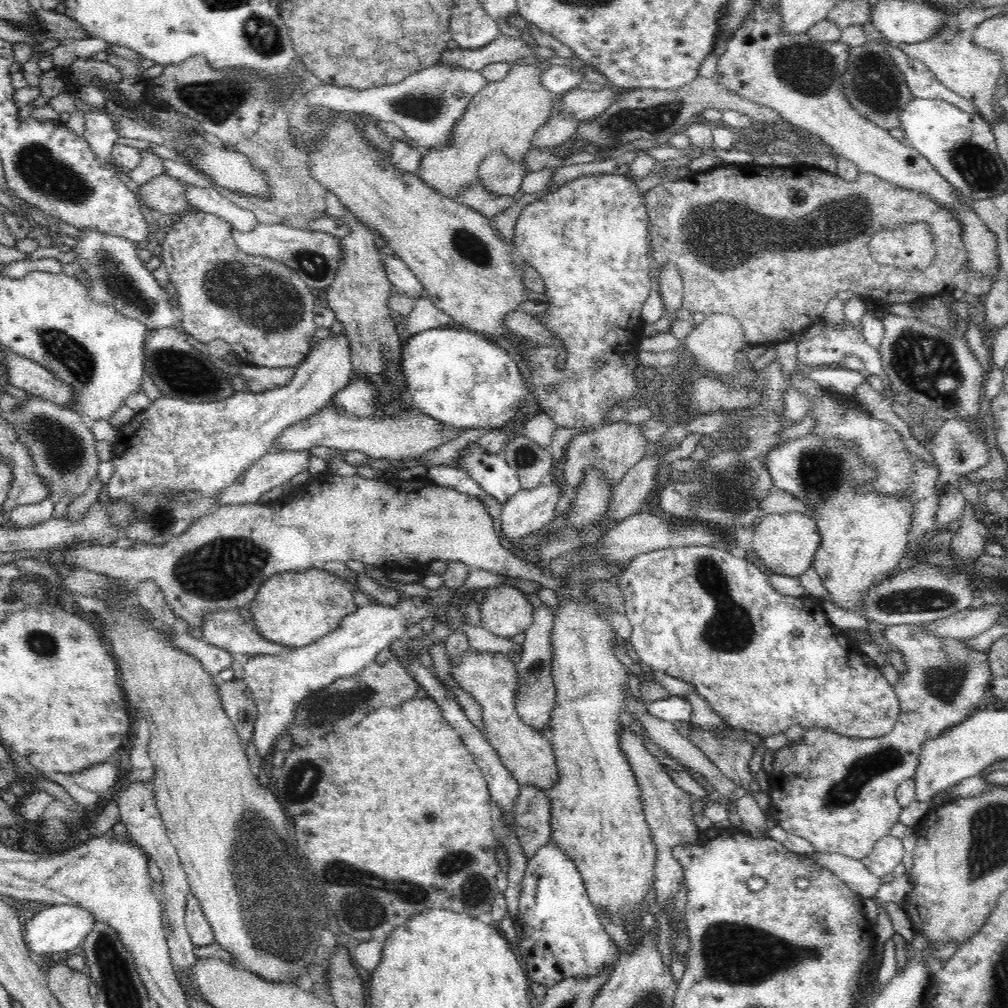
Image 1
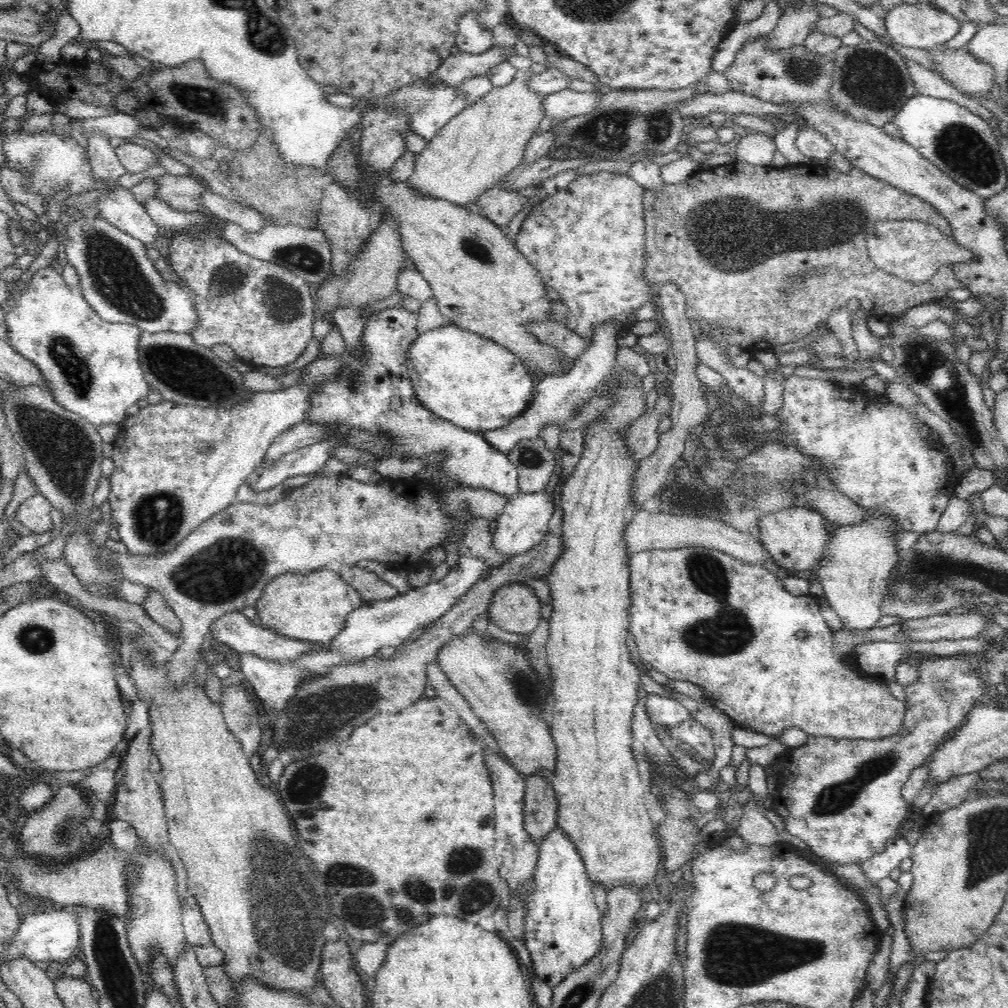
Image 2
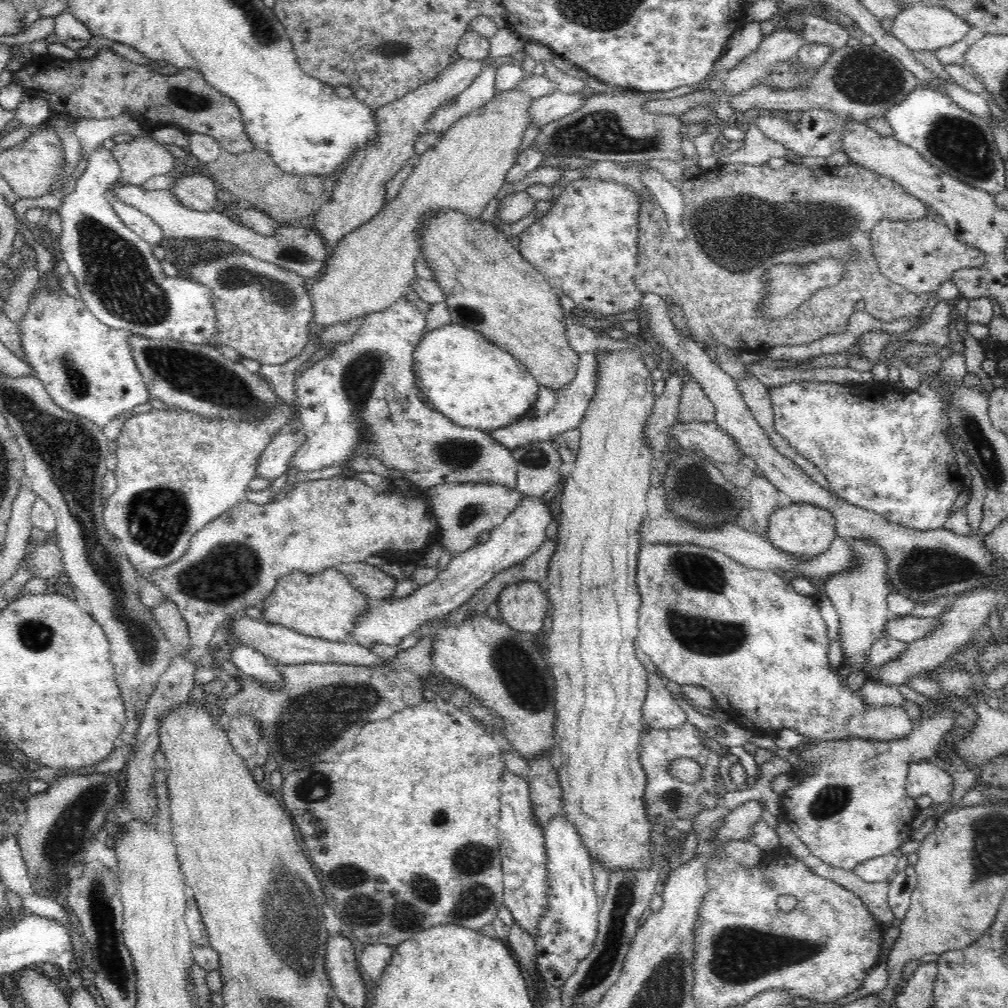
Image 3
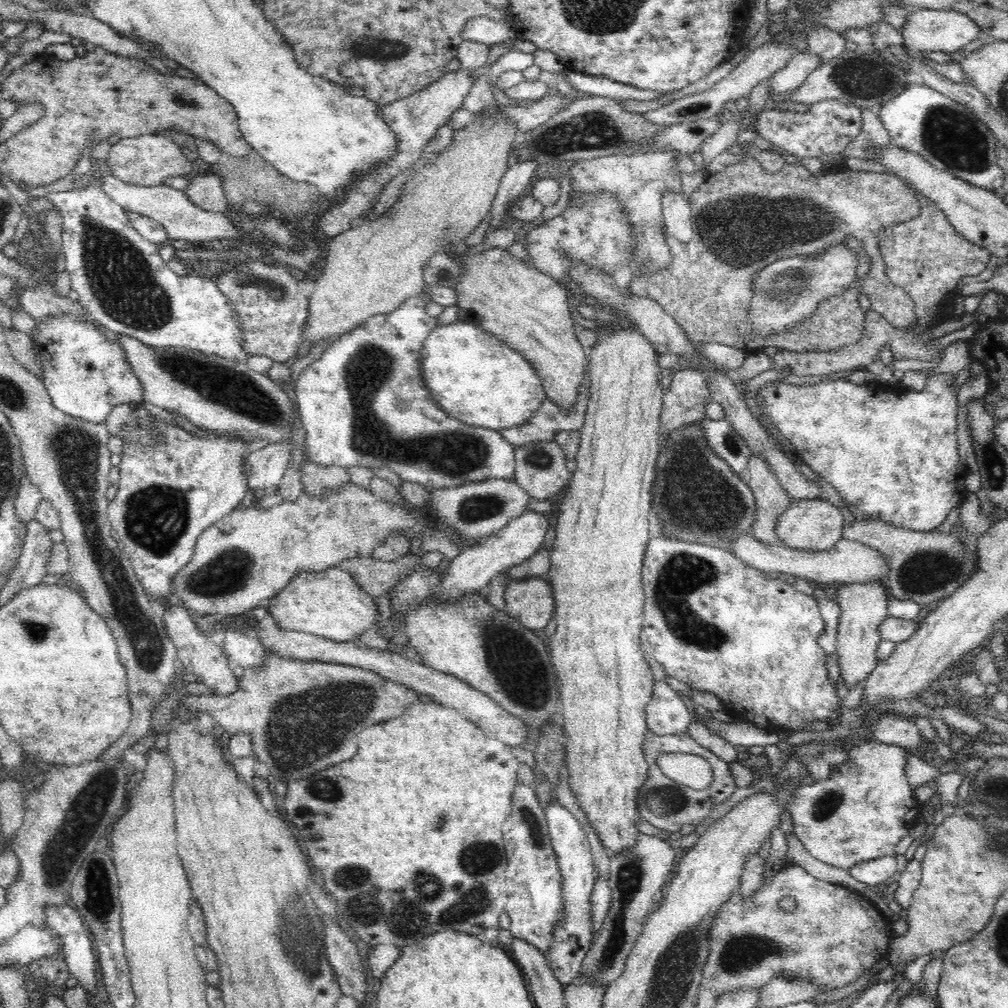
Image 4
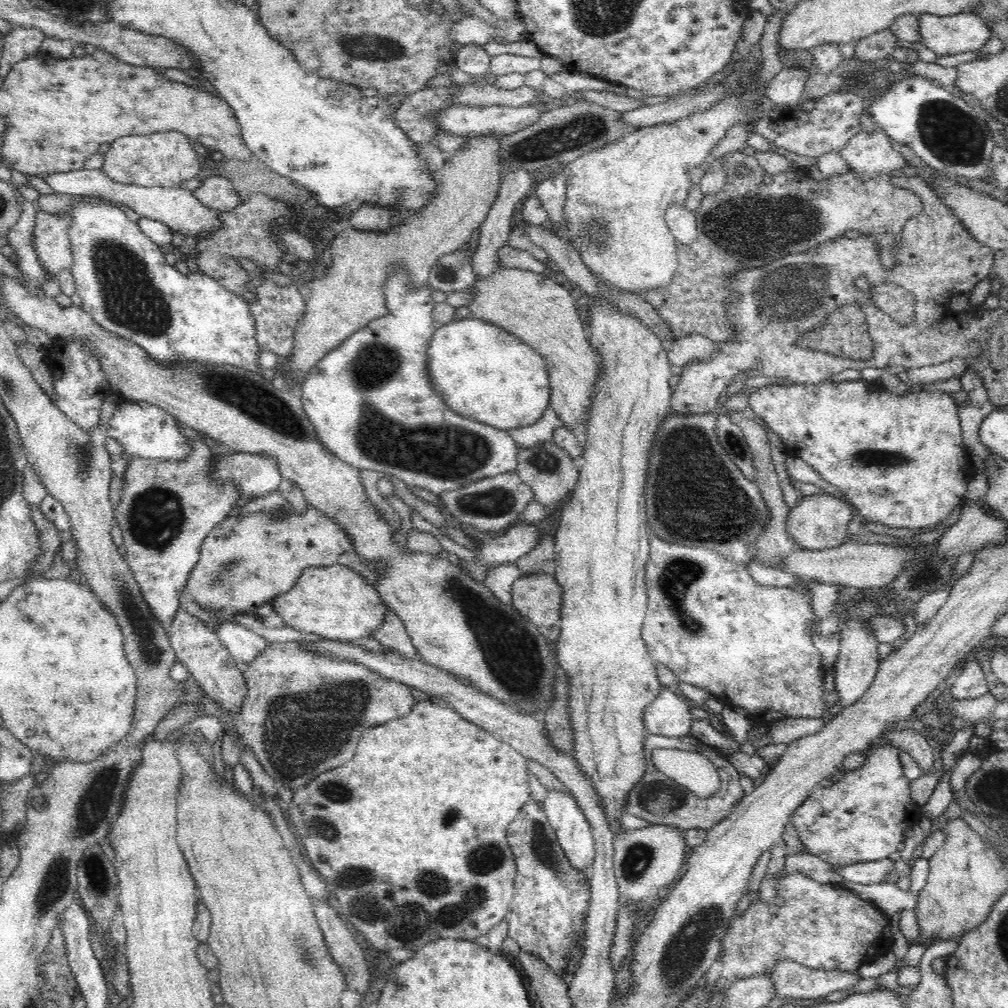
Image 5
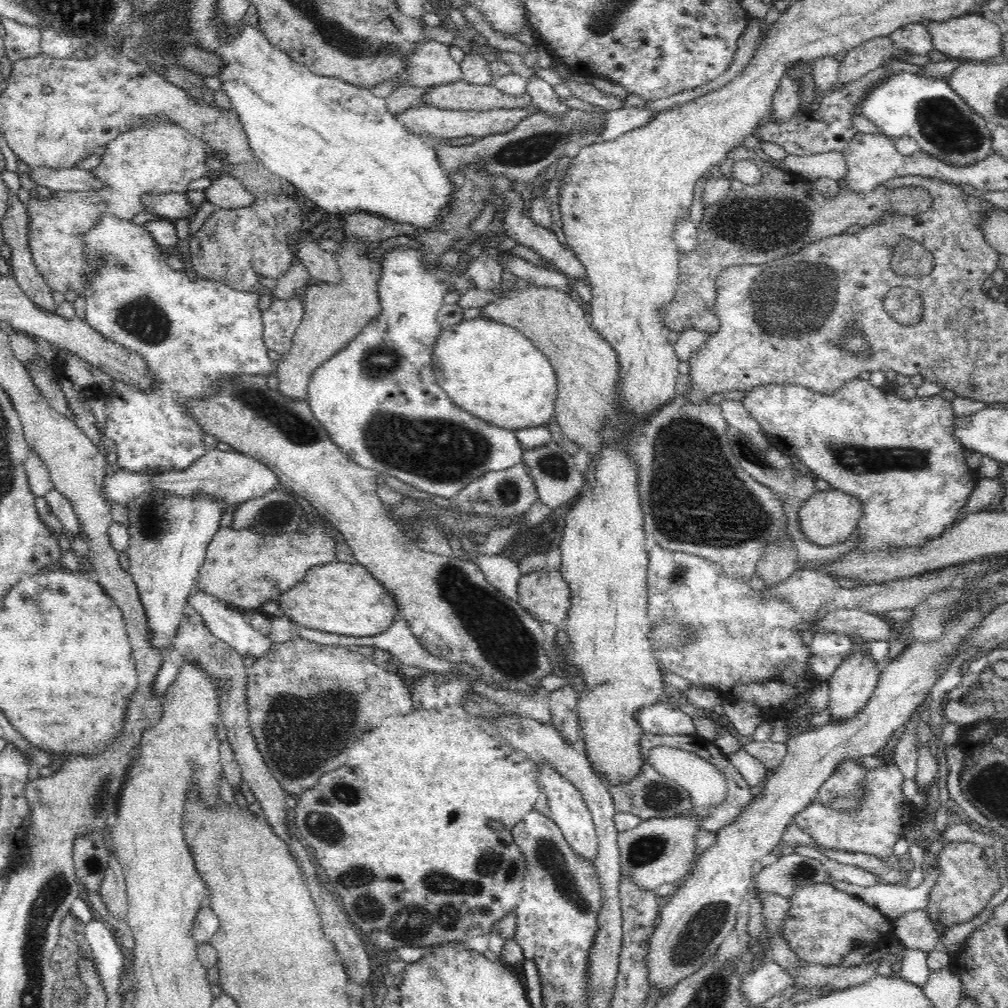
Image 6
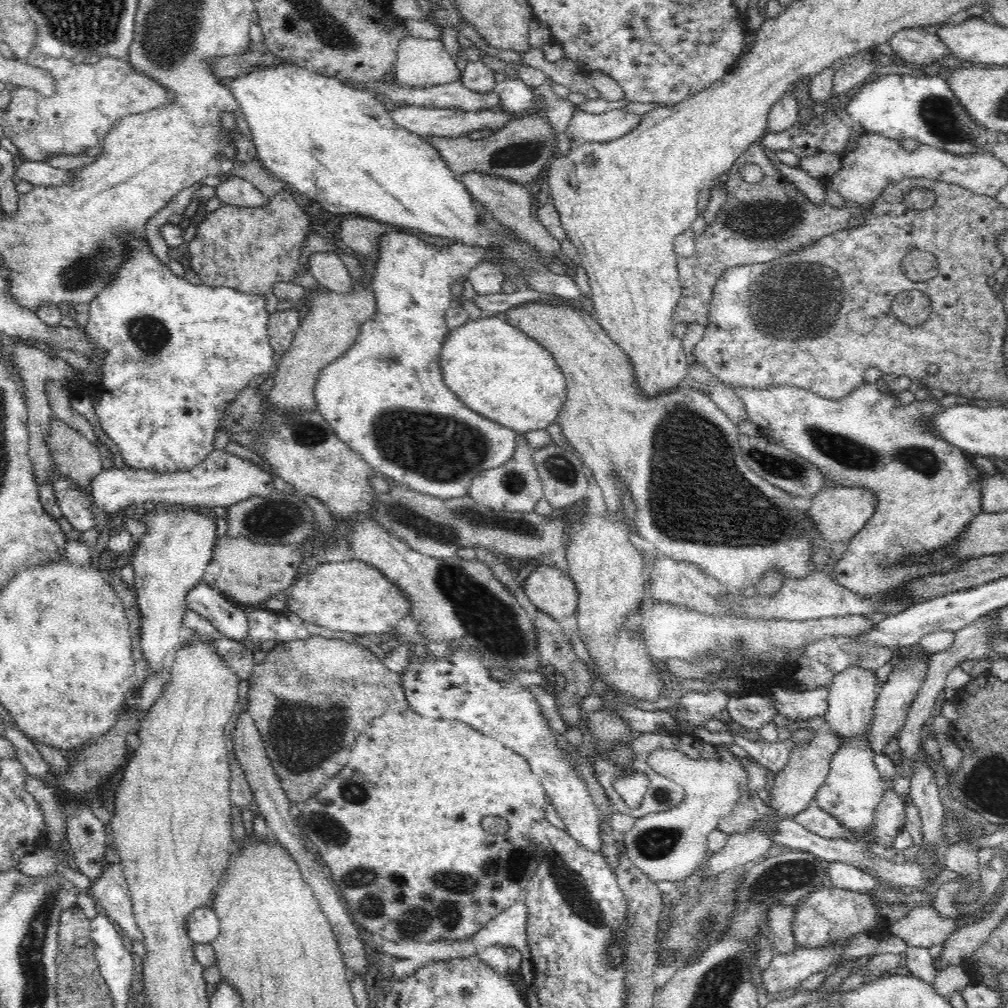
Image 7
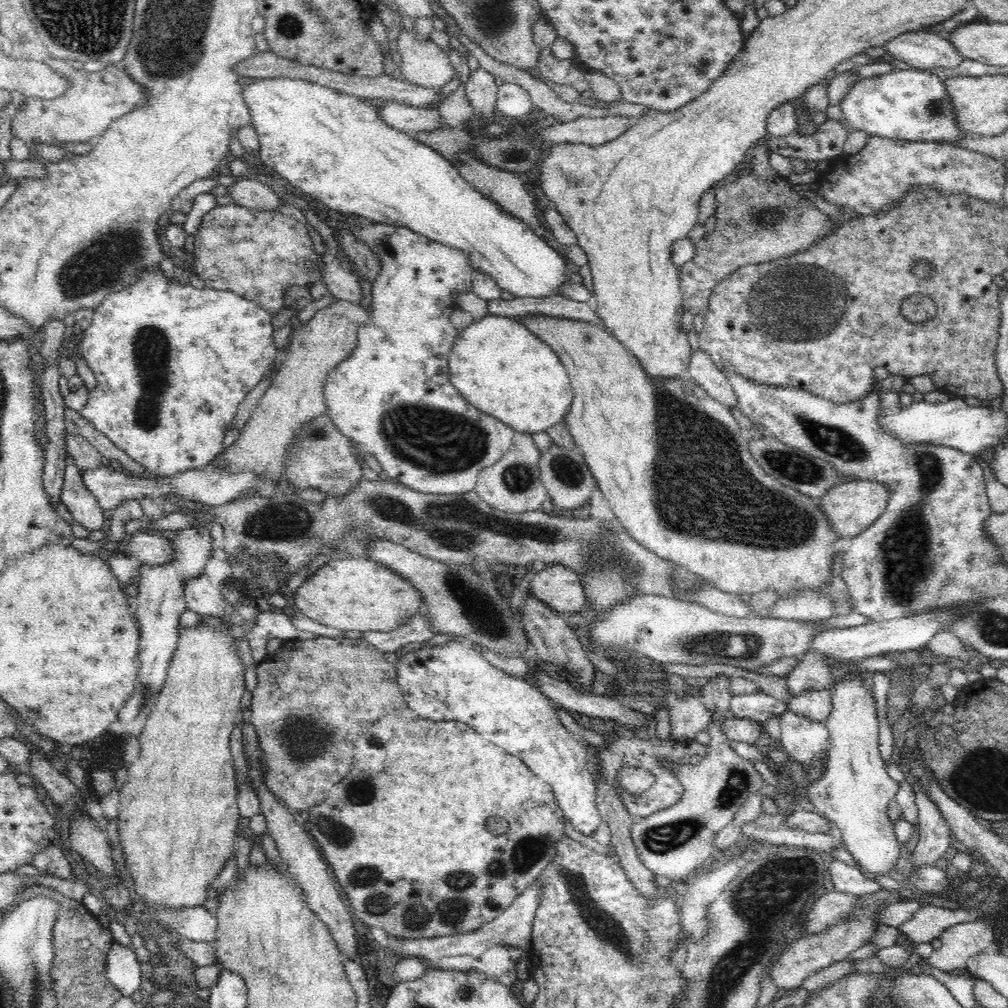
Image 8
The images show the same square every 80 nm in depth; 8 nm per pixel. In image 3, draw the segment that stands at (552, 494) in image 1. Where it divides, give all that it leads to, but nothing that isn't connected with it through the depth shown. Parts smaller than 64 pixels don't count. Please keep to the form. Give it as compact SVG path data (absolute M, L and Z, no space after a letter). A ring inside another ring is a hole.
M524 496L522 504L512 514L508 514L508 518L498 528L489 531L485 539L472 548L452 556L446 569L440 570L433 581L421 587L415 586L414 591L404 599L372 604L369 612L358 618L349 641L368 648L376 644L398 646L405 636L422 628L424 622L428 624L438 617L450 616L453 611L468 603L500 571L532 556L547 539L546 528L552 518L548 504L543 503L541 497ZM252 646L232 648L232 661L244 674L262 681L268 689L277 691L283 685L282 673L276 671L276 666L267 659L264 653Z

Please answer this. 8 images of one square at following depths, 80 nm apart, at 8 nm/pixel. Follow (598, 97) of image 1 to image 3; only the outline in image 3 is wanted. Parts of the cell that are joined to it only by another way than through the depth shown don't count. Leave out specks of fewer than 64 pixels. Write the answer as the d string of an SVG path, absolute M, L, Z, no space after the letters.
M557 90L552 94L536 98L529 106L528 115L532 125L546 125L553 120L564 118L572 111L578 110L586 100L585 93L562 93Z

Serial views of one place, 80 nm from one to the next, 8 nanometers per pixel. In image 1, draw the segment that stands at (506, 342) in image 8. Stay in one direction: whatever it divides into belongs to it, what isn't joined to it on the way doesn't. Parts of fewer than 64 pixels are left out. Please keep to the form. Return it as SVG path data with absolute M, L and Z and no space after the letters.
M440 327L411 335L401 350L412 407L450 428L499 428L514 420L530 395L516 359L480 333Z

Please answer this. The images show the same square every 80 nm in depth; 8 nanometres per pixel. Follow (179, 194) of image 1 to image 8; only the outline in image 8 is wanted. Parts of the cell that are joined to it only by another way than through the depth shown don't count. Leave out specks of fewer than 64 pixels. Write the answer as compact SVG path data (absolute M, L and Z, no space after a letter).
M241 179L229 188L229 196L236 205L254 210L274 210L282 205L284 200L280 193L263 185L256 179Z

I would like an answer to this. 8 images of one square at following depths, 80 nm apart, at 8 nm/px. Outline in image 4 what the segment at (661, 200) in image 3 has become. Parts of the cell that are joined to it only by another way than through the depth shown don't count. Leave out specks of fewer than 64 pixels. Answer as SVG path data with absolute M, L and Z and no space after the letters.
M671 191L663 195L662 214L666 231L670 236L683 243L692 240L690 205L683 192Z

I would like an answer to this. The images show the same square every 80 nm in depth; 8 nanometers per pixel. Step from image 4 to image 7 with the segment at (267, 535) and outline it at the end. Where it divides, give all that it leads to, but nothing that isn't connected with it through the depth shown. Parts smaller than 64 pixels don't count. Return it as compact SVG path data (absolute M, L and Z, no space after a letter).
M225 534L225 536L221 538L219 542L215 542L214 549L212 550L212 560L210 561L220 564L220 574L216 576L216 586L210 587L216 587L221 594L226 597L228 596L228 600L232 600L232 602L236 605L239 605L245 609L253 609L255 606L262 604L265 600L272 599L275 595L286 590L288 586L292 586L296 582L296 574L298 574L300 562L302 562L302 555L300 554L301 550L297 550L297 548L291 546L291 544L258 544L256 542L252 542L251 538L242 538L241 536L240 538L232 538L231 536Z

